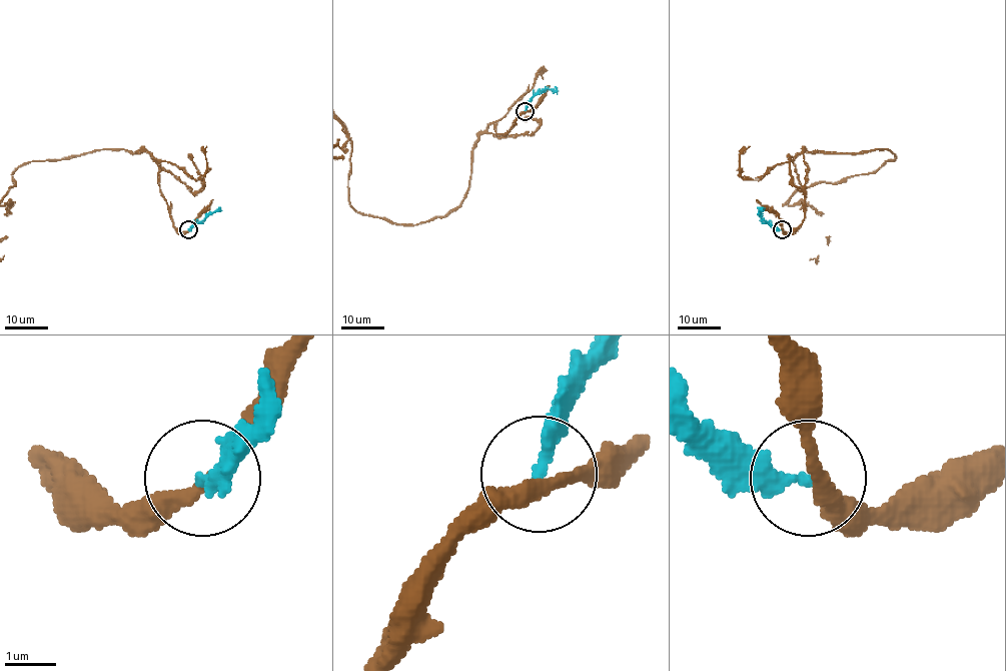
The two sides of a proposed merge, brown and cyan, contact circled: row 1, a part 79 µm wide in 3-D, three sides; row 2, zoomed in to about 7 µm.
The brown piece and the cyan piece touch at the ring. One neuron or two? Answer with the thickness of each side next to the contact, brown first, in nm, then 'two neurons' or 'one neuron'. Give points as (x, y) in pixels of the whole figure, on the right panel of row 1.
260 nm thick on the brown side, 280 nm on the other; two neurons

